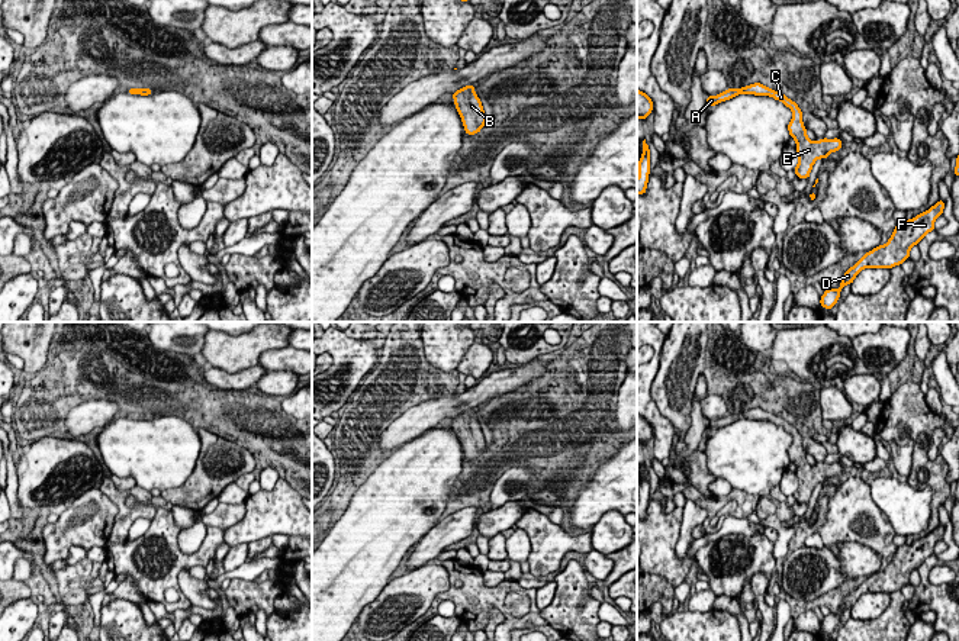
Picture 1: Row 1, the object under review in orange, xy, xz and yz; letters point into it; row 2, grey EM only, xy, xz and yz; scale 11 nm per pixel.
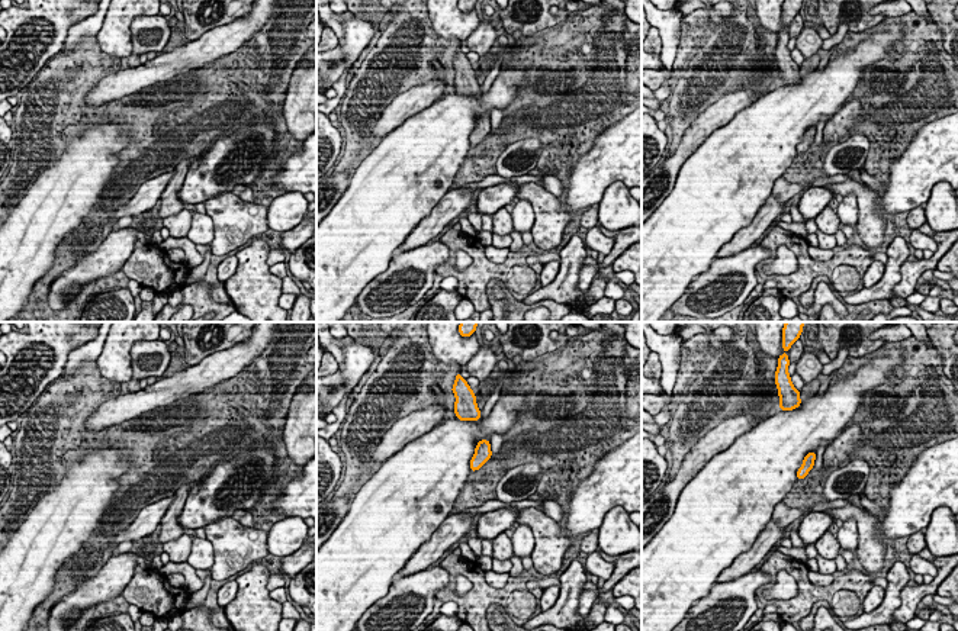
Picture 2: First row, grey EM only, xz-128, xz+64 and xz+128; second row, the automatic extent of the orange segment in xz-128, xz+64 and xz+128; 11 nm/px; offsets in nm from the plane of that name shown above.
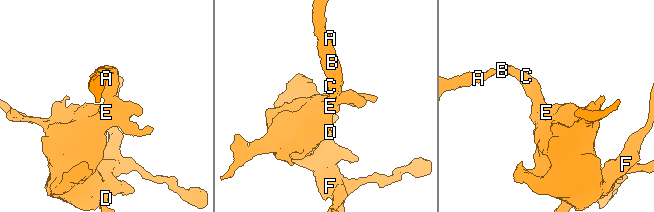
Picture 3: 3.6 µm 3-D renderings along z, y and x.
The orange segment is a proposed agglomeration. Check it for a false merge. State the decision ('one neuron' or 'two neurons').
one neuron

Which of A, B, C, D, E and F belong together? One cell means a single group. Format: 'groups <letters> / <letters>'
groups A B C D E F

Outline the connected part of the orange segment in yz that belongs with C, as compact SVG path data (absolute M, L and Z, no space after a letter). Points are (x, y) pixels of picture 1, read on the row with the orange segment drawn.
M760 83L750 84L747 87L727 88L721 94L707 96L707 102L711 107L717 106L721 102L730 100L738 94L754 94L754 96L770 96L775 100L782 102L786 107L792 110L792 120L788 125L788 131L791 138L797 142L798 152L798 165L794 173L799 178L810 178L810 173L812 170L814 162L818 158L828 158L830 152L836 152L843 148L840 138L827 139L823 138L820 141L812 142L807 136L807 128L802 123L802 112L795 102L788 99L785 94L775 91L769 87L765 87Z

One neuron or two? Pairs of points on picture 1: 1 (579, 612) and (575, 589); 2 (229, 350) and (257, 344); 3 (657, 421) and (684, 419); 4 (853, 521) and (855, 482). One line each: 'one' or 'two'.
1: one
2: one
3: two
4: one

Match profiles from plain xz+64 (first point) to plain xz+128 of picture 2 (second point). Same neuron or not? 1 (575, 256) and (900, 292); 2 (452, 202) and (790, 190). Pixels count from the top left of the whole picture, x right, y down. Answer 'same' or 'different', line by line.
1: different
2: different

